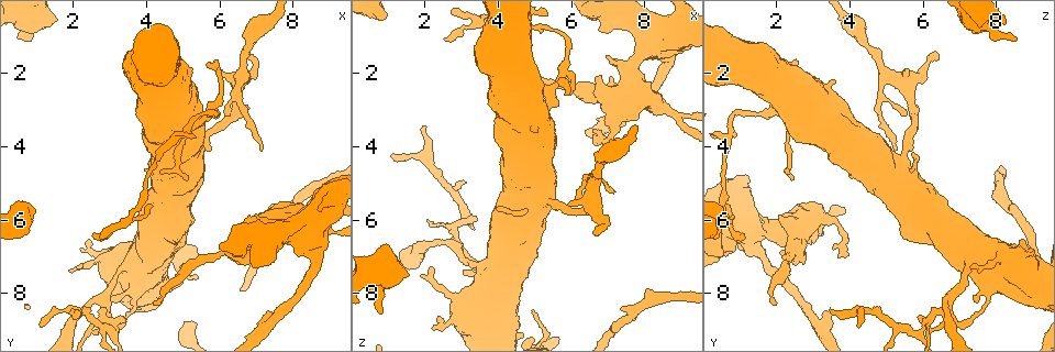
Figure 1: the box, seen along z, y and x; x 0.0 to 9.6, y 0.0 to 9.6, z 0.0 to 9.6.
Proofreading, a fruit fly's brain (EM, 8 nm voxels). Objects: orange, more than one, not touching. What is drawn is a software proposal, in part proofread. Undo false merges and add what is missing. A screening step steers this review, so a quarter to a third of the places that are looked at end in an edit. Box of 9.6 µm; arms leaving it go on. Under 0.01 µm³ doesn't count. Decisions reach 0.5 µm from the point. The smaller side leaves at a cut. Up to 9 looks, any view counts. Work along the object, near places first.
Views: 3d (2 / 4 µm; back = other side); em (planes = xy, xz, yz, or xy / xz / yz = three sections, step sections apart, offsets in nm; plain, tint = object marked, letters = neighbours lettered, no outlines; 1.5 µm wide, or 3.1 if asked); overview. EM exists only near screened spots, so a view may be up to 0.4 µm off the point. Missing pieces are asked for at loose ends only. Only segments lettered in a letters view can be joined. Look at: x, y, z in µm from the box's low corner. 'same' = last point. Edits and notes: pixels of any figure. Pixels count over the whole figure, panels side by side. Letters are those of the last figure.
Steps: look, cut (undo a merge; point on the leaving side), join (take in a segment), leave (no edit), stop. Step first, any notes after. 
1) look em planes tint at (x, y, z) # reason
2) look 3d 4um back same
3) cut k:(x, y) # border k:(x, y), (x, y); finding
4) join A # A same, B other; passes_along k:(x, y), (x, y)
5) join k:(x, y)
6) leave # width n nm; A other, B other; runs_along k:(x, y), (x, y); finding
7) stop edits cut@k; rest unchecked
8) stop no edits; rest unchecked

look 3d 2um back at (5.70, 3.00, 2.00) # thick turns thin

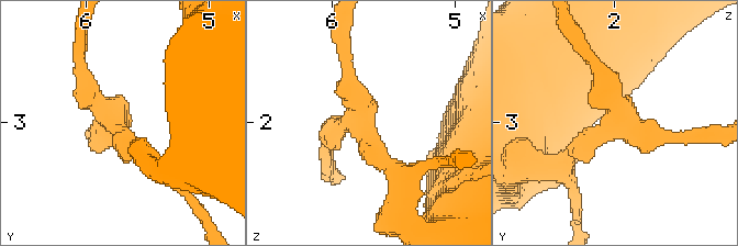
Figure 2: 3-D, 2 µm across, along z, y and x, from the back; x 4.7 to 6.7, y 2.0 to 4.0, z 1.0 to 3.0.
look em xy step 8 letters at (5.72, 3.06, 2.00) # arms 3

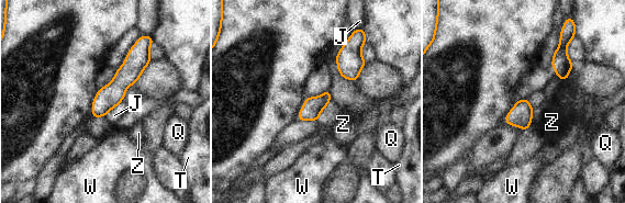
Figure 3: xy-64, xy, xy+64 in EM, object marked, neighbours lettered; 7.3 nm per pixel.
leave # J other, Q other, T other, W other, Z other; runs_along 3:(145, 56), (122, 79), (96, 114); continuous, no second cell

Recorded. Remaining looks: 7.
look 3d 4um at (6.65, 7.00, 3.65)

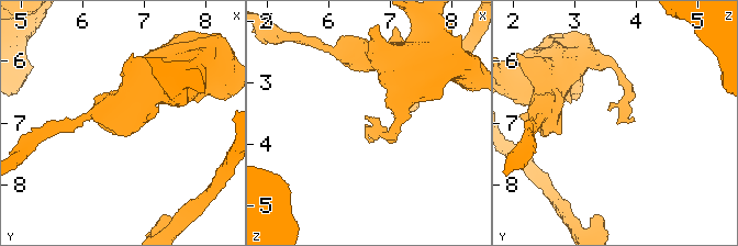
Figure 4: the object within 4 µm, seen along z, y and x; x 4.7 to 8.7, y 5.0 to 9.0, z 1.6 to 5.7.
look em planes letters at (6.60, 7.00, 3.65)

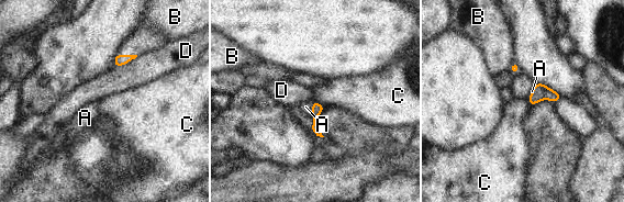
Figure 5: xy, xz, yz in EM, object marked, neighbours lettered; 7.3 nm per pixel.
join A # A same, B other, C other, D other; passes_along 5:(316, 108), (312, 109), (305, 107); it goes on there

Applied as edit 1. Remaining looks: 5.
look em planes tint at (4.90, 2.20, 3.50)

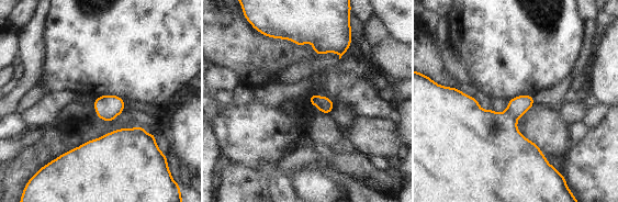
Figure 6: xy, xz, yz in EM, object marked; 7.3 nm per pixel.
look em planes letters same

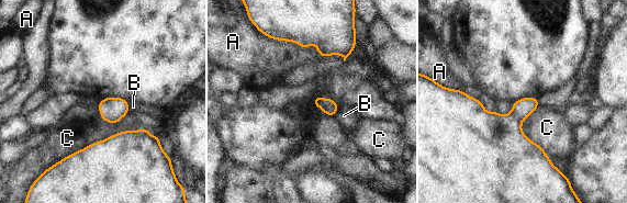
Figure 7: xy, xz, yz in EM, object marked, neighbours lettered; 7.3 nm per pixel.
leave # A other, B other, C other; border 7:(142, 127), (112, 134), (55, 162); no lettered segment goes on from it

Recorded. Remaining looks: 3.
look 3d 4um at (5.95, 1.90, 5.55) # an open end

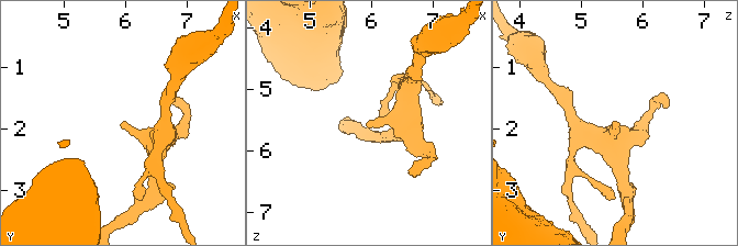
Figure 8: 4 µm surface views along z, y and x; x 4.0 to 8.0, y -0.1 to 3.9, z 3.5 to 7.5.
look em planes letters at (5.95, 1.90, 5.55)

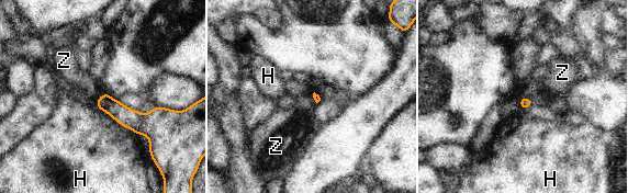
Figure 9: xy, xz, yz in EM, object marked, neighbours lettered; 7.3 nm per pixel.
leave # H other, Z other; runs_along 9:(100, 101), (130, 118), (165, 113); none of them fits

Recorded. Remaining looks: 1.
stop edits join@5; rest unchecked

